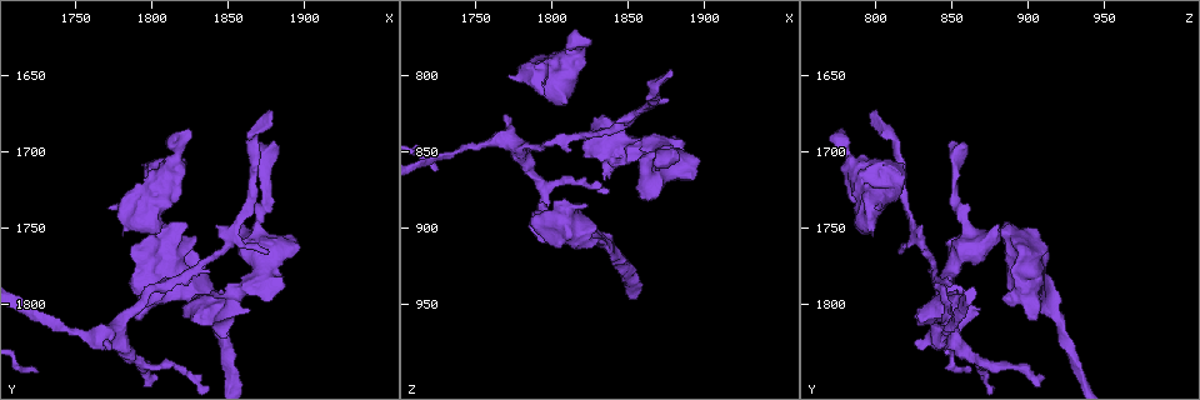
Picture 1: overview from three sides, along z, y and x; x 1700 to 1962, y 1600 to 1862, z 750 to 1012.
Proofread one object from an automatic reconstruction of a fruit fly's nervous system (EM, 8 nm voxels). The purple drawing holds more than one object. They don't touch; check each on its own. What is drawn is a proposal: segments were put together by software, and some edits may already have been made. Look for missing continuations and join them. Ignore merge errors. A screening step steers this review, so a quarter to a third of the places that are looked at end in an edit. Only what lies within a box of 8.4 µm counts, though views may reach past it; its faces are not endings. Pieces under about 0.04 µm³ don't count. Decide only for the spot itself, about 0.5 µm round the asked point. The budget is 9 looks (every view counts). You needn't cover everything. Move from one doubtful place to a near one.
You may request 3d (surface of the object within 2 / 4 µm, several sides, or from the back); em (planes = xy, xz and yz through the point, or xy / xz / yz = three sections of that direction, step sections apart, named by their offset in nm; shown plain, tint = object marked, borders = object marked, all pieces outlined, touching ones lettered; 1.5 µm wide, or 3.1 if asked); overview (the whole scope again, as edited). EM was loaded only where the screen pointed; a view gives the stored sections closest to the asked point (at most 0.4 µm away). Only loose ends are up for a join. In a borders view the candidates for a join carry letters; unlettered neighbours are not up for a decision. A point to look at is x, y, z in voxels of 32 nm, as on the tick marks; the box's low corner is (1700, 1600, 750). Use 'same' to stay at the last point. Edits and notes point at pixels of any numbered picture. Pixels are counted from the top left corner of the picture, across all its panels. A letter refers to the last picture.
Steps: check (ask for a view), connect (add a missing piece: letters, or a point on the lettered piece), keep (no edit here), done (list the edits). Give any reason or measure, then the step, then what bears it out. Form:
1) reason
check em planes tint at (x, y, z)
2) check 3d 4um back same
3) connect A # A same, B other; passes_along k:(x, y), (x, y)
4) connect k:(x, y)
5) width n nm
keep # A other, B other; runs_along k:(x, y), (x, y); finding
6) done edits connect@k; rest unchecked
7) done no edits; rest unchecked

an open end
check em yz step 4 tint at (1822, 1686, 778)

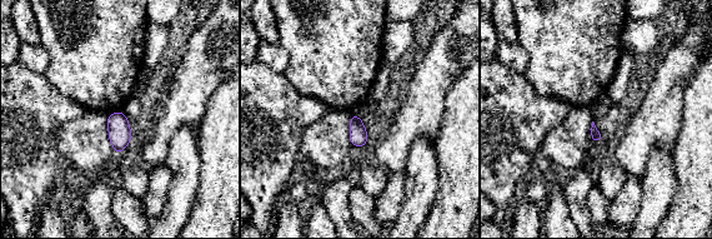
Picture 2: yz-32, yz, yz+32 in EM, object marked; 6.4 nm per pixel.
check em planes borders same

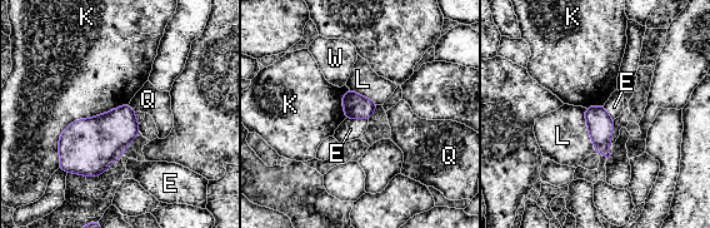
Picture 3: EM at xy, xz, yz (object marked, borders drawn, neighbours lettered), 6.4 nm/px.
keep # E other, K other, L other, Q other, W other; none of them fits

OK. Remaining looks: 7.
branch stops here
check 3d 2um at (1780, 1754, 798)

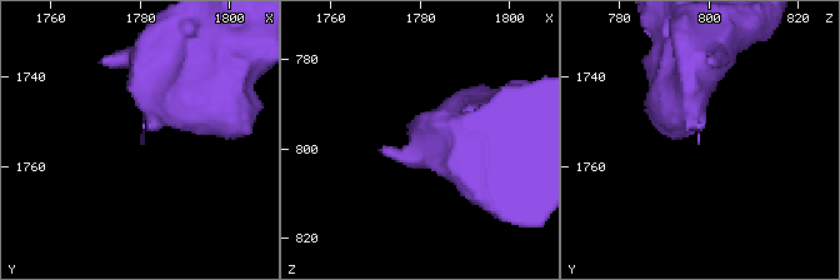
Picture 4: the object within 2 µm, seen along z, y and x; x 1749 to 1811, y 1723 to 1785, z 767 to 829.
check em yz step 4 tint at (1780, 1754, 797)

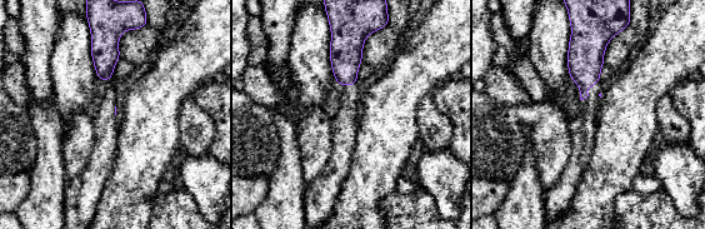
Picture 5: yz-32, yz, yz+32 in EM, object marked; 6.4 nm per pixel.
another direction
check em xz step 8 borders same

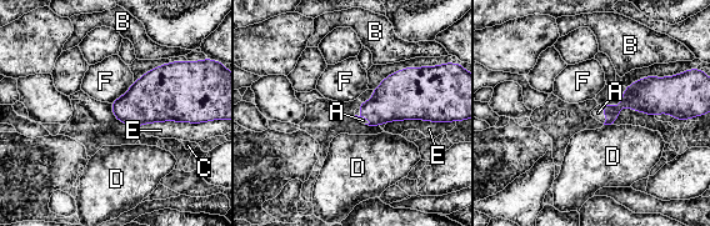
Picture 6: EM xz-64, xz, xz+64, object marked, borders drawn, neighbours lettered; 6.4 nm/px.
connect A # A same, B other, C other, D other, E other, F other; it goes on there

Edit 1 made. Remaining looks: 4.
see it whole again
check overview

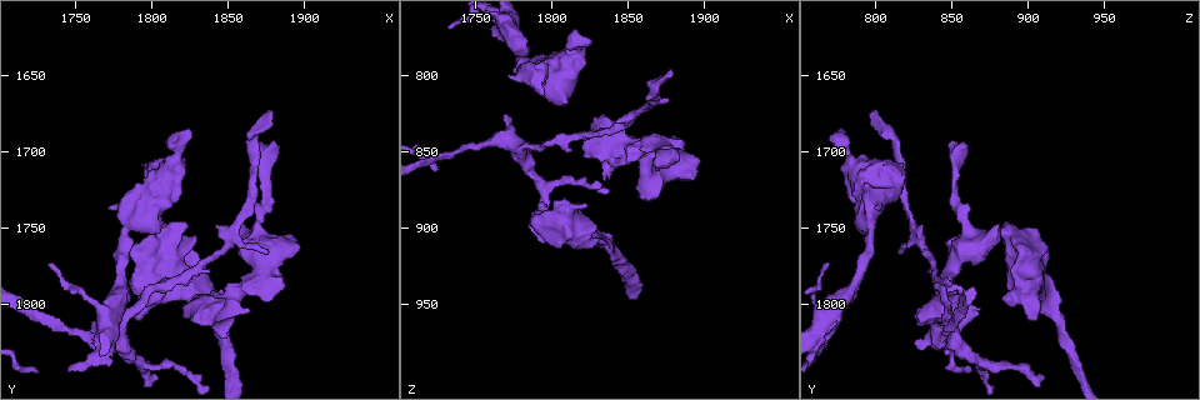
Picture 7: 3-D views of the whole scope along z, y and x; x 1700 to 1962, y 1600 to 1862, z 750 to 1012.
an open end
check 3d 4um at (1768, 1826, 828)

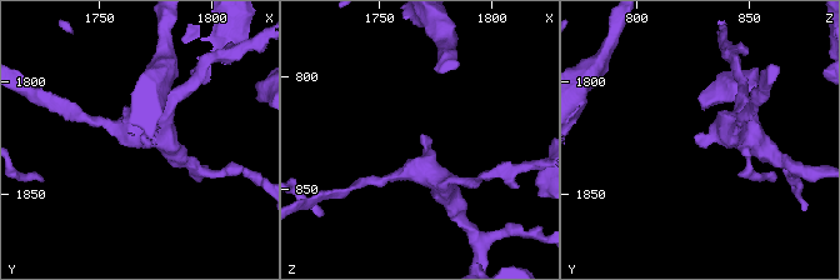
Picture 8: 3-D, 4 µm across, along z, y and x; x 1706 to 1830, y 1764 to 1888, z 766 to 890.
check em 3.1um yz step 8 borders at (1768, 1826, 826)

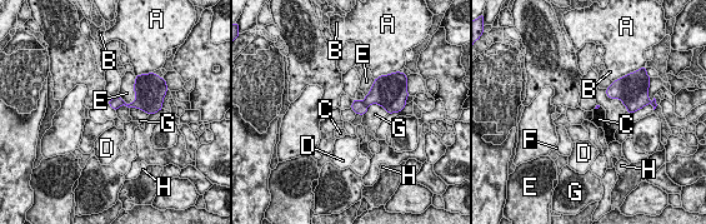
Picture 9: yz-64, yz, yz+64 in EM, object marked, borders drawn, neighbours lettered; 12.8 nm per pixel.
cut it another way
check em 3.1um planes borders same

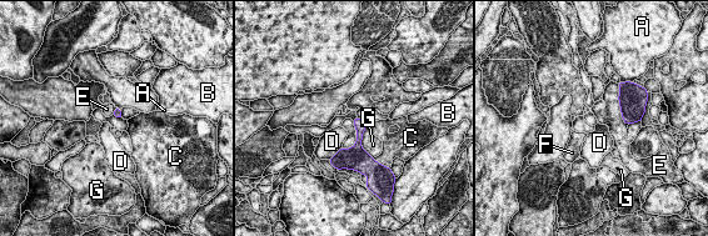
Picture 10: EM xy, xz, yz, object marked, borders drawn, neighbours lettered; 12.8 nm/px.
longest_contact E 550 nm
keep # A other, B other, C other, D other, E other, F other, G other; no lettered piece goes on from it

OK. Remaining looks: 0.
done edits connect@6; rest unchecked

